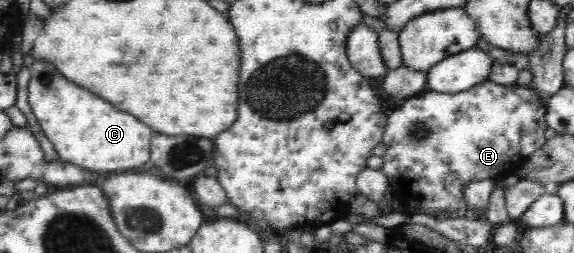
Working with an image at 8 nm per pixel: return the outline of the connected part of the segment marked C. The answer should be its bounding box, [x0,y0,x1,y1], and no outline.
[27,60,155,172]

